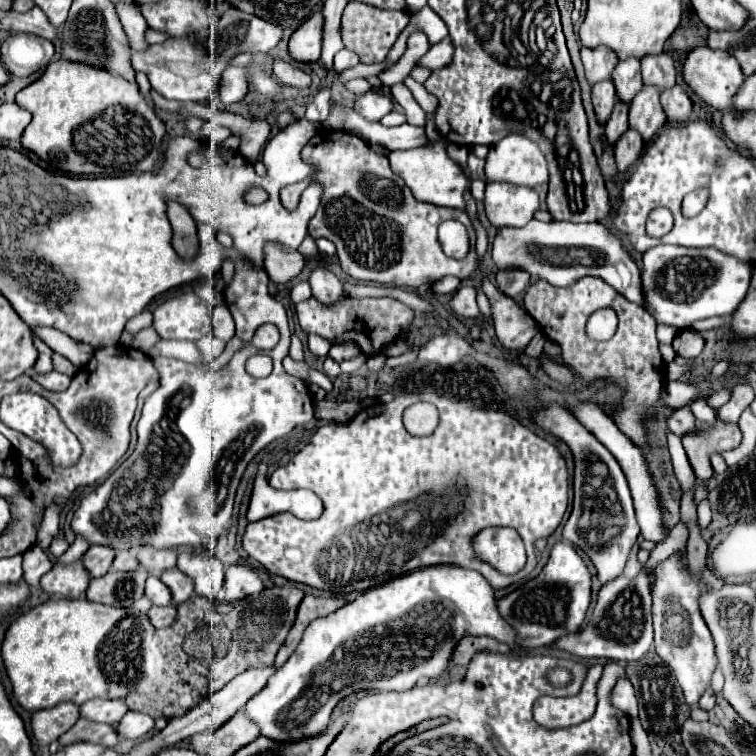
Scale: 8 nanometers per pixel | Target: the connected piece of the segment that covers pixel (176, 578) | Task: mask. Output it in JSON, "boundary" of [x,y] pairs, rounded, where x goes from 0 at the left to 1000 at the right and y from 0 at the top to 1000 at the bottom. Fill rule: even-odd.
{"boundary":[[[228,750],[228,753],[220,753],[212,766],[225,776],[228,787],[230,787],[230,795],[228,800],[238,800],[241,795],[251,792],[257,787],[257,771],[251,769],[251,763],[246,763],[235,750]]]}

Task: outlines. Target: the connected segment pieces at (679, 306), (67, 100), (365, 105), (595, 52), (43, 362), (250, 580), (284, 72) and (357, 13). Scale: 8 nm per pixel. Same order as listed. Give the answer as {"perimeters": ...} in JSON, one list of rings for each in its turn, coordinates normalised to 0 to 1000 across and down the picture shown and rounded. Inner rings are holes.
{"perimeters":[[[[868,324],[849,337],[849,390],[854,411],[876,430],[910,435],[918,425],[968,417],[987,393],[995,353],[950,329]]],[[[79,78],[79,81],[69,81],[61,94],[56,97],[56,102],[45,110],[40,110],[37,115],[32,115],[24,126],[21,126],[21,136],[32,144],[37,144],[42,149],[42,160],[40,165],[34,168],[32,179],[29,179],[29,192],[32,197],[37,200],[45,200],[58,216],[63,216],[63,221],[69,221],[71,226],[79,226],[79,229],[93,229],[93,231],[138,231],[138,234],[153,234],[153,231],[167,231],[167,229],[175,229],[175,226],[204,226],[206,224],[206,216],[209,216],[209,205],[212,205],[212,192],[214,192],[214,184],[220,179],[220,168],[212,157],[206,157],[206,149],[204,144],[198,142],[196,131],[185,123],[183,118],[183,110],[172,110],[161,102],[156,102],[153,97],[140,97],[140,91],[124,91],[124,86],[103,86],[103,83],[95,83],[95,81],[87,81],[87,78]]],[[[487,120],[471,131],[468,144],[489,160],[503,160],[508,152],[513,152],[519,147],[519,134],[511,126],[503,126],[497,120]]],[[[770,62],[770,83],[775,91],[775,104],[780,112],[799,107],[802,102],[810,99],[810,91],[817,81],[815,70],[810,65],[802,62],[786,62],[786,65],[775,65]]],[[[45,448],[45,456],[50,459],[50,478],[48,478],[48,483],[45,483],[45,493],[50,493],[50,496],[56,496],[56,493],[66,493],[69,488],[71,488],[71,483],[69,483],[69,462],[56,451],[56,448]]],[[[320,745],[304,747],[299,753],[299,771],[296,771],[296,792],[299,795],[315,795],[315,792],[336,787],[347,779],[349,779],[349,771],[336,753],[331,753]]],[[[362,78],[362,86],[360,86],[360,94],[365,99],[365,104],[370,104],[373,112],[381,112],[381,115],[394,115],[394,118],[402,118],[402,115],[410,115],[410,99],[405,99],[397,89],[392,89],[389,83],[381,83],[376,78]]],[[[466,1],[455,12],[450,46],[458,65],[489,65],[489,70],[505,70],[511,75],[541,28],[533,13],[487,12],[484,4]]]]}

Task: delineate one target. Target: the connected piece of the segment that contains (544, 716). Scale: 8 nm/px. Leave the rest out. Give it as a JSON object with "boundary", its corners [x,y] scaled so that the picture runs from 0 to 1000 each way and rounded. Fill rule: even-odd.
{"boundary":[[[786,880],[778,885],[770,914],[762,922],[714,922],[706,933],[706,951],[725,964],[754,962],[780,951],[788,940],[788,909],[794,896],[796,880]]]}

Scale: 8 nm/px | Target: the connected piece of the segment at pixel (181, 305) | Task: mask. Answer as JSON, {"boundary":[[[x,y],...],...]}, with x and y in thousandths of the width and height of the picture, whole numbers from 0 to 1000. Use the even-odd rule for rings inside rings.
{"boundary":[[[254,385],[228,393],[204,409],[204,435],[214,448],[262,451],[280,440],[278,403]]]}

